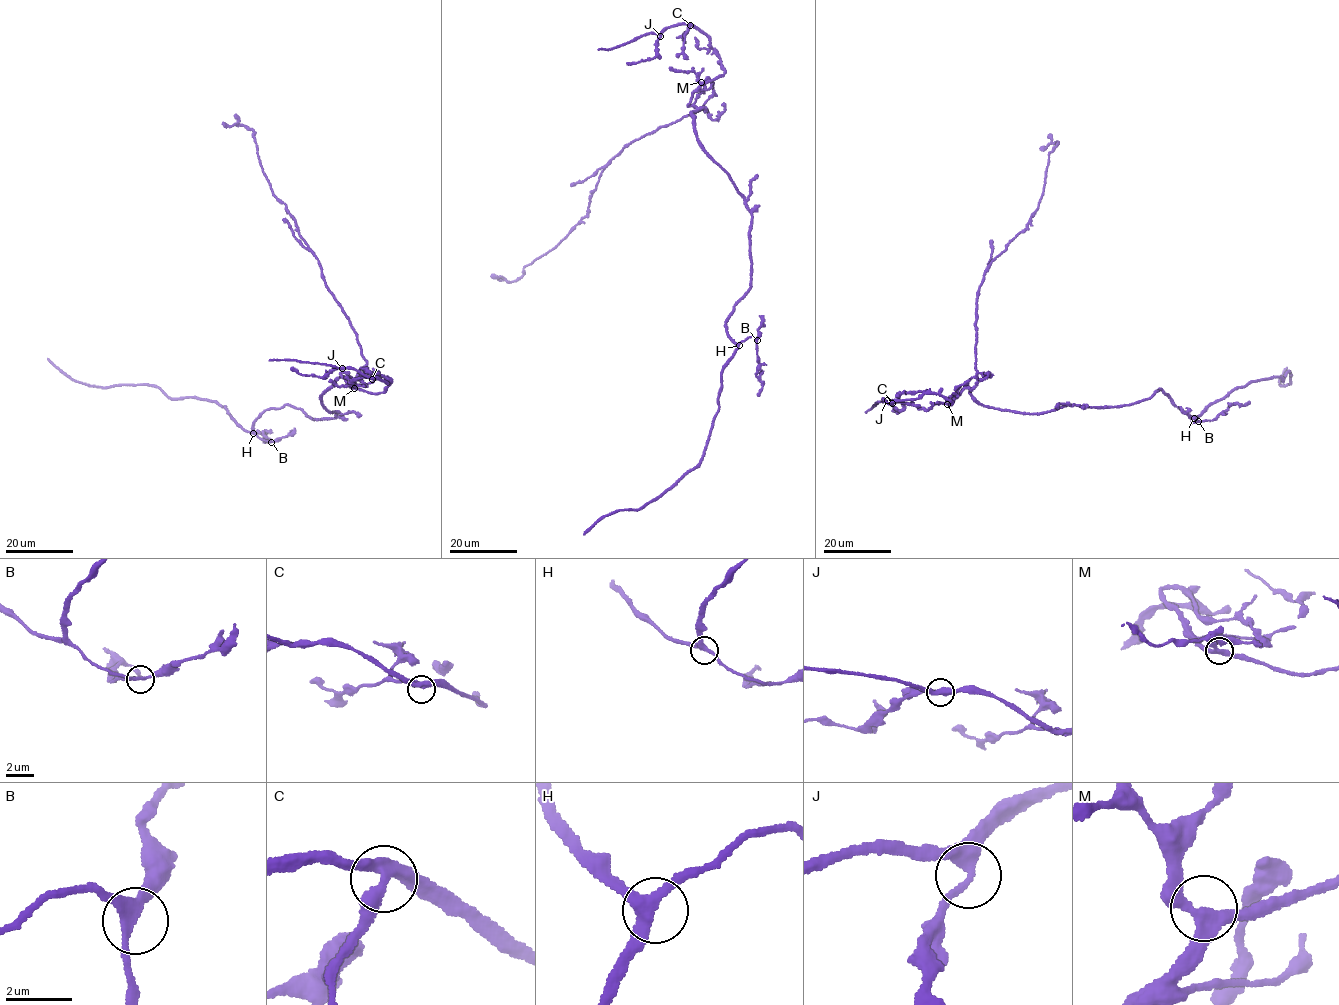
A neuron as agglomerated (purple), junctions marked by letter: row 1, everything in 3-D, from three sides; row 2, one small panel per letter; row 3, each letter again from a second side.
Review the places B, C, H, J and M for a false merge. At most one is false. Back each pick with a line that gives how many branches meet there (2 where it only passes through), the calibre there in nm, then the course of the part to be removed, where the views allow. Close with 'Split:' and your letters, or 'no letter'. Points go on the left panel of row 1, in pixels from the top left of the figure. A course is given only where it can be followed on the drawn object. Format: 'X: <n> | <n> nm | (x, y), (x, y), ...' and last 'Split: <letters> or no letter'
Split: no letter

